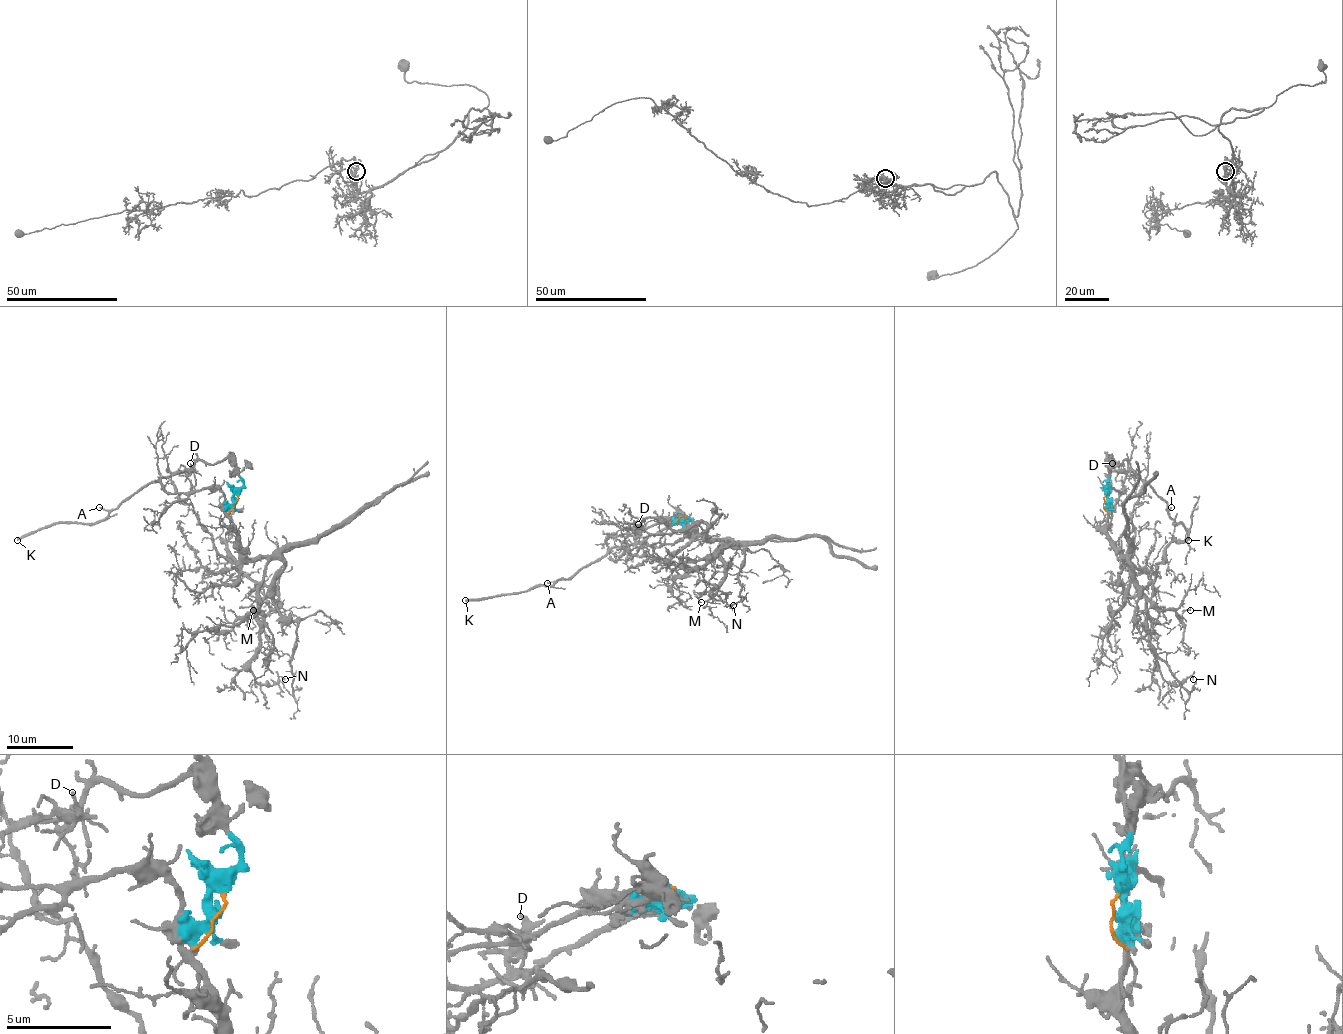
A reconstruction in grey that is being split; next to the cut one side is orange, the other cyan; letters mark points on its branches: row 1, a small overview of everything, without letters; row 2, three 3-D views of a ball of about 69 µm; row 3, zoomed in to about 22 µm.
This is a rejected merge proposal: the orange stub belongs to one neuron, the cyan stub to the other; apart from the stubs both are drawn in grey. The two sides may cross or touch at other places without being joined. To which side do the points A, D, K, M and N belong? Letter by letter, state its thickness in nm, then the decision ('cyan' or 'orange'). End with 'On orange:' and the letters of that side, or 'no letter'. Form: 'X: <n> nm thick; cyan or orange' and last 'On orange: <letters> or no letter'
A: 120 nm thick; cyan
D: 140 nm thick; cyan
K: 260 nm thick; cyan
M: 150 nm thick; orange
N: 110 nm thick; orange
On orange: M, N

